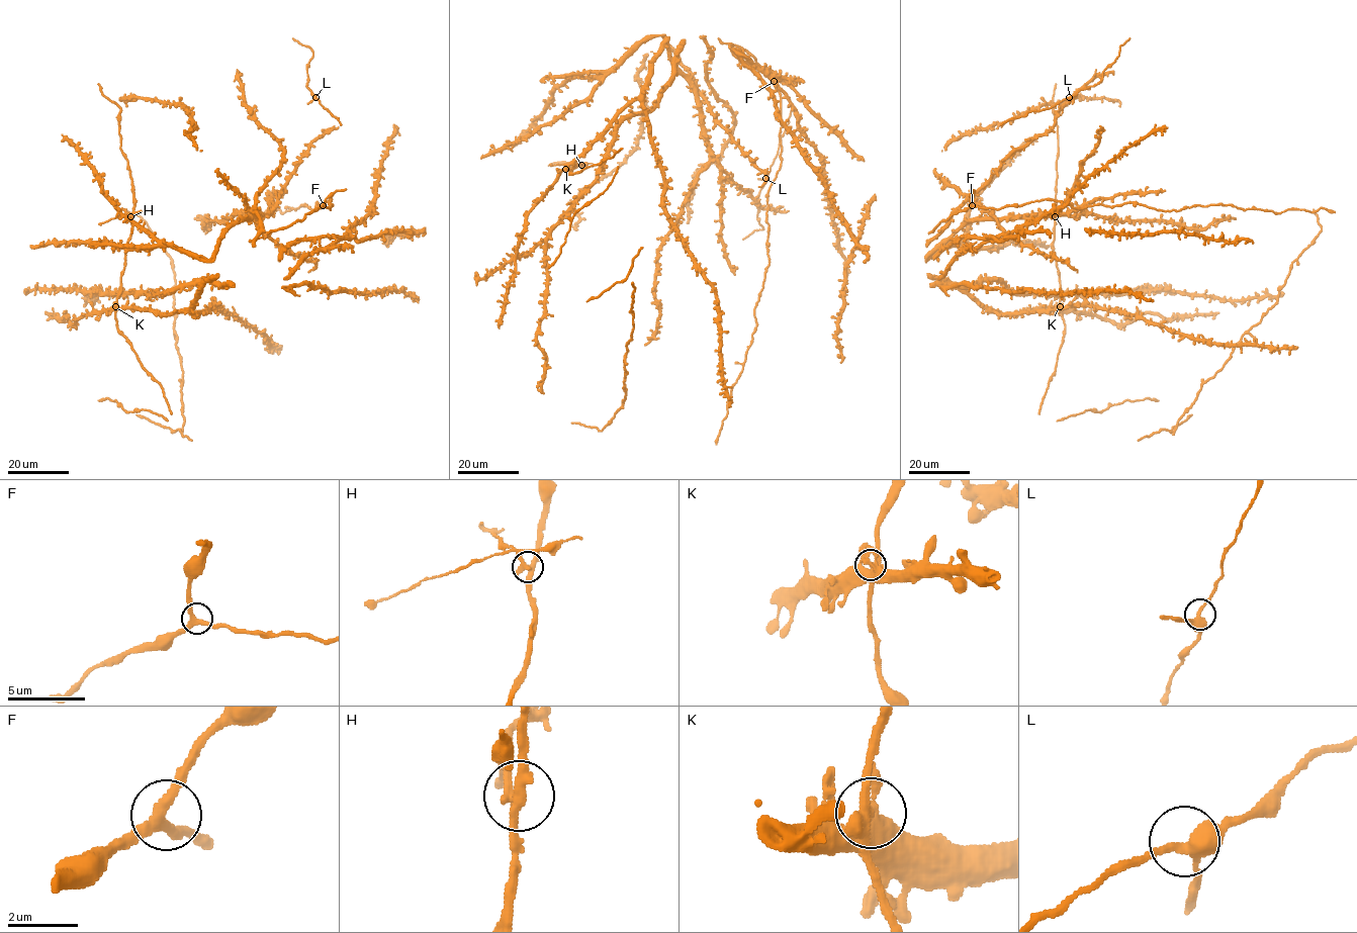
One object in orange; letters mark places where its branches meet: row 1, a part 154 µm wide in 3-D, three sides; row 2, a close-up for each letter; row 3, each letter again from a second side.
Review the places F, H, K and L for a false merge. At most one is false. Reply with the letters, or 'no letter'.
H

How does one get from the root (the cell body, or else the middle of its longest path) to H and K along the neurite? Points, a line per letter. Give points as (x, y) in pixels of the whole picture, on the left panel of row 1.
H: (170, 313), (117, 307), (120, 276), (132, 226), (130, 216)
K: (170, 313), (115, 306)

